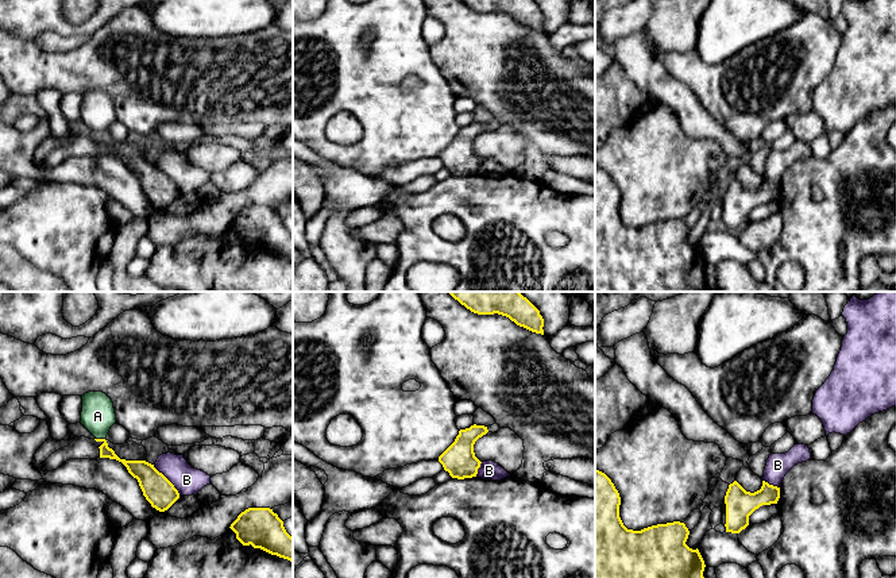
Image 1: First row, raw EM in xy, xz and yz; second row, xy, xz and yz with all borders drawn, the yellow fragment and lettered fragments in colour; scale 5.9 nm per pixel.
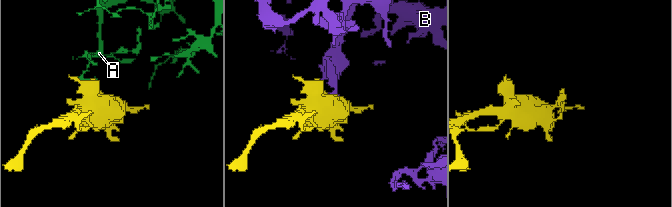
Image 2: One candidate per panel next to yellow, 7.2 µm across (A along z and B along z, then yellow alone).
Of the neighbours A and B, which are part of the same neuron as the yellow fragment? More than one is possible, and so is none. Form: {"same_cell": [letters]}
{"same_cell": []}

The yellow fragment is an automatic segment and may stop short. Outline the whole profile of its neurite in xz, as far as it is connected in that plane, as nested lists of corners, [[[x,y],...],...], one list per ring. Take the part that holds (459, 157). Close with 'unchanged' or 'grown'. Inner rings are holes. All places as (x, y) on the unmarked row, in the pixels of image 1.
[[[471,123],[460,127],[455,139],[439,154],[439,159],[452,176],[476,174],[480,158],[475,154],[475,139],[488,130],[484,123]]]; unchanged

